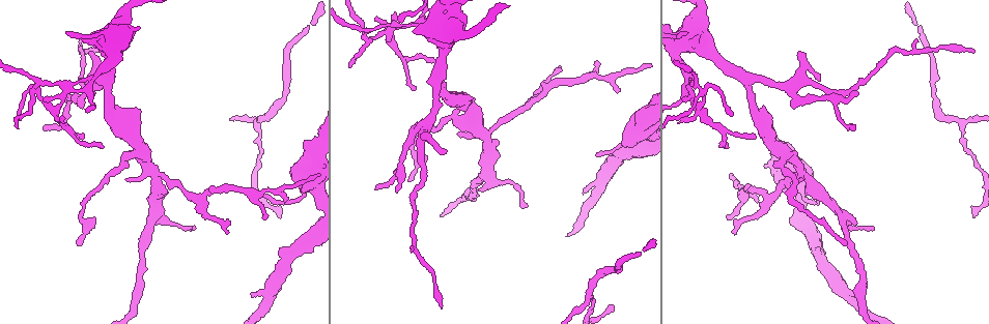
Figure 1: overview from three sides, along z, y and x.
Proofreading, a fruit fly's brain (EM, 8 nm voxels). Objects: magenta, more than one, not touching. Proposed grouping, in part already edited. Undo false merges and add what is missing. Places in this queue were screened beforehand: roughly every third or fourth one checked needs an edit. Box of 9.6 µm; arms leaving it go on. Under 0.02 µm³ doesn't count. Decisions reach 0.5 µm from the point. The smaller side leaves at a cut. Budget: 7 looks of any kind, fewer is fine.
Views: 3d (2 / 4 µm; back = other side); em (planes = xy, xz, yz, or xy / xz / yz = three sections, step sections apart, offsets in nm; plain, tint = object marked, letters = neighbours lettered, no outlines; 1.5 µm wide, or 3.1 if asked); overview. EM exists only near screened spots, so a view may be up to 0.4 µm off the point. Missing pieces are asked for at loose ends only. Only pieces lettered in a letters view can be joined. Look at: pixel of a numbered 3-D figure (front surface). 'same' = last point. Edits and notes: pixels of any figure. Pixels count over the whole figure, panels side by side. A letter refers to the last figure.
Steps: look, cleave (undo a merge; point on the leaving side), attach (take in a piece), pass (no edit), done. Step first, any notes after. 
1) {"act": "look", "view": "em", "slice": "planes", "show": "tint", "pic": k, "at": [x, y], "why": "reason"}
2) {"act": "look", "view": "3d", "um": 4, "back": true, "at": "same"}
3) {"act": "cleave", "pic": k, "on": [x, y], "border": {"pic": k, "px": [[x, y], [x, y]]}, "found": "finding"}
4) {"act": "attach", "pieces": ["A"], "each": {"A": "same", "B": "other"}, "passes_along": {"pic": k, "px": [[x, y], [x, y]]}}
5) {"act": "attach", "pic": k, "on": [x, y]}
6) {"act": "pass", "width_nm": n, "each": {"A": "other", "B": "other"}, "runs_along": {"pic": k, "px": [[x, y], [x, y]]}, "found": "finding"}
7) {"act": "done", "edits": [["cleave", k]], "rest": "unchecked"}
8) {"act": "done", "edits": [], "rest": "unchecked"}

{"act": "look", "view": "3d", "um": 4, "pic": 1, "at": [294, 177], "why": "thick end"}

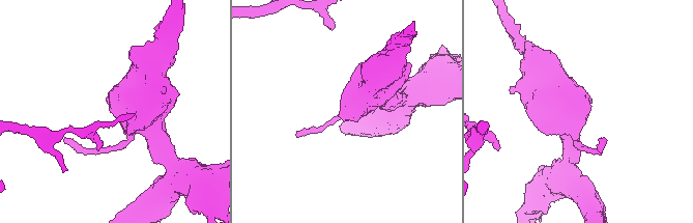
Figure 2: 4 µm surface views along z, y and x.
{"act": "look", "view": "em", "slice": "planes", "show": "letters", "pic": 2, "at": [111, 106], "why": "need the tissue"}

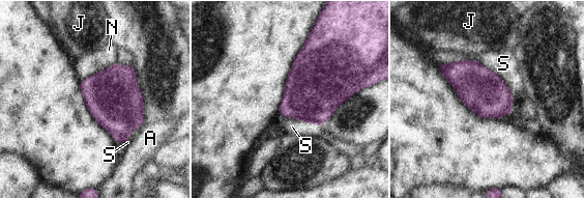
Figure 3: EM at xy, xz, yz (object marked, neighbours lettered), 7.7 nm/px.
{"act": "pass", "each": {"A": "other", "J": "other", "N": "other", "S": "other"}, "border": {"pic": 3, "px": [[438, 63], [476, 60], [514, 98]]}, "found": "no lettered piece goes on from it"}

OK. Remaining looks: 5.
{"act": "look", "view": "3d", "um": 4, "pic": 1, "at": [800, 177], "why": "an open end"}

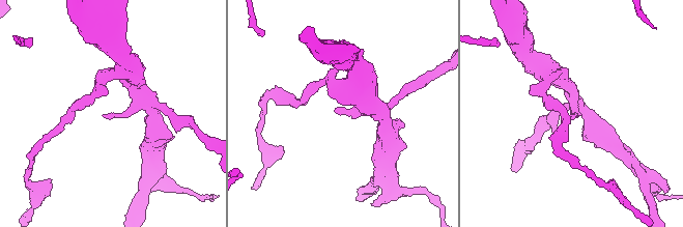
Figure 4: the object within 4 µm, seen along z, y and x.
{"act": "look", "view": "em", "slice": "planes", "show": "letters", "pic": 4, "at": [577, 113]}

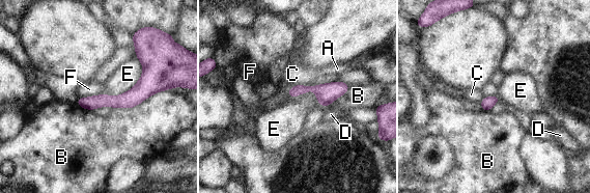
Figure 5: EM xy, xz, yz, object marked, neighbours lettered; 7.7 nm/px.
{"act": "pass", "each": {"A": "other", "B": "other", "C": "other", "D": "other", "E": "other", "F": "other"}, "found": "none of them fits"}

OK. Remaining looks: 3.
{"act": "look", "view": "3d", "um": 2, "pic": 1, "at": [80, 242], "why": "long arm stops here"}

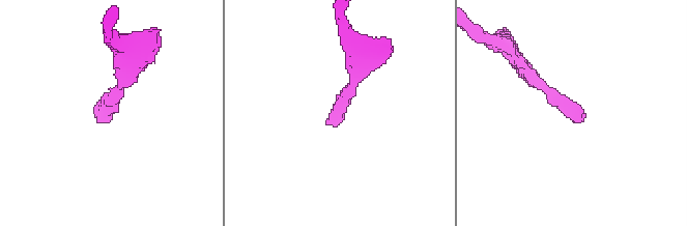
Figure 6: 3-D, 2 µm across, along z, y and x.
{"act": "look", "view": "em", "slice": "xz", "step": 8, "show": "tint", "pic": 6, "at": [100, 114]}

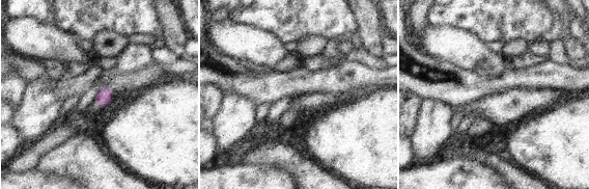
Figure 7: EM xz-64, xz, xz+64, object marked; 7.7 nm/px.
{"act": "look", "view": "em", "slice": "planes", "show": "letters", "at": "same", "why": "cut it another way"}

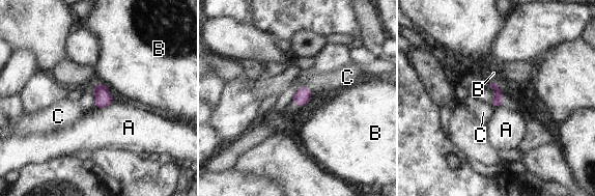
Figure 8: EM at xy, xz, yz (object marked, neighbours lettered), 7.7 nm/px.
{"act": "pass", "each": {"A": "other", "B": "other", "C": "other"}, "border": {"pic": 8, "px": [[303, 85], [312, 92]]}, "found": "no lettered piece goes on from it"}

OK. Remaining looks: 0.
{"act": "done", "edits": [], "rest": "unchecked"}

